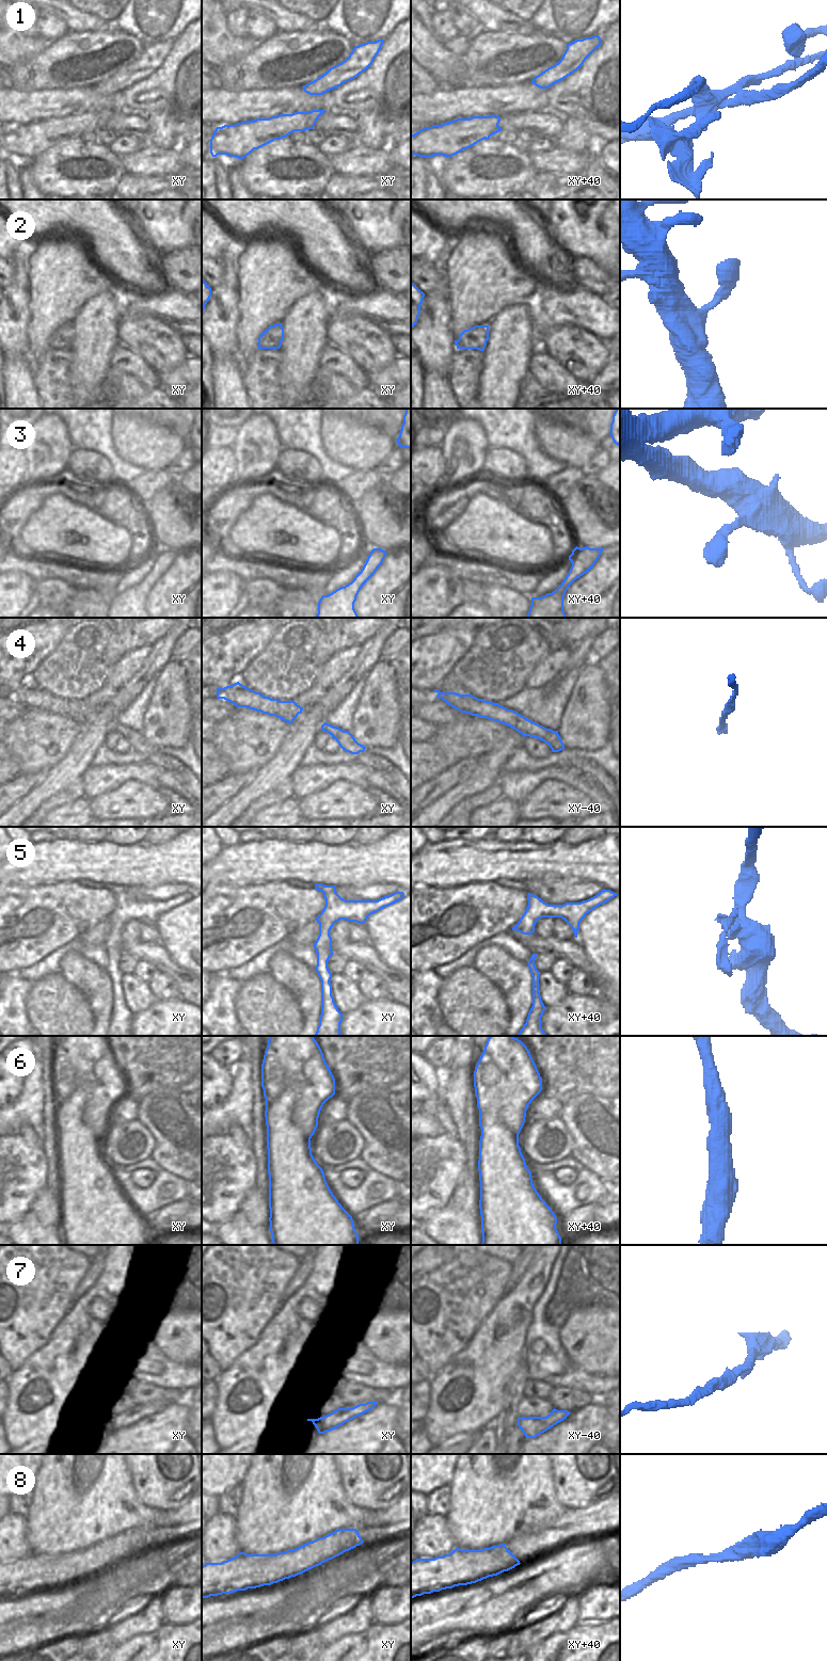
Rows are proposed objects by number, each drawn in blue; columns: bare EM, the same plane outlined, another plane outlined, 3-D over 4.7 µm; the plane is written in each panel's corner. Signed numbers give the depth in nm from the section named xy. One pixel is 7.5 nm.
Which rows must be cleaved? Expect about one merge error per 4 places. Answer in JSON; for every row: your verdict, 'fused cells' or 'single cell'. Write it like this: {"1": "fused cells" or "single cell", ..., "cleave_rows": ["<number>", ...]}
{"1": "fused cells", "2": "single cell", "3": "single cell", "4": "fused cells", "5": "single cell", "6": "single cell", "7": "single cell", "8": "single cell", "cleave_rows": ["1", "4"]}

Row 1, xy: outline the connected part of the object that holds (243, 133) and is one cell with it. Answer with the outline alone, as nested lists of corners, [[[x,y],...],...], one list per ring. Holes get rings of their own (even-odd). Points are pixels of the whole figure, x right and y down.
[[[327,111],[295,112],[217,127],[210,139],[210,148],[222,148],[225,145],[228,148],[243,146],[254,150],[253,141],[258,138],[271,135],[274,140],[281,140],[295,131],[313,129],[324,112]]]

